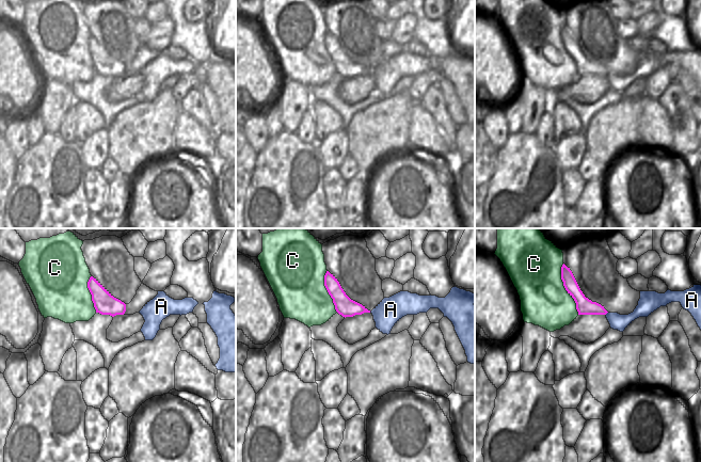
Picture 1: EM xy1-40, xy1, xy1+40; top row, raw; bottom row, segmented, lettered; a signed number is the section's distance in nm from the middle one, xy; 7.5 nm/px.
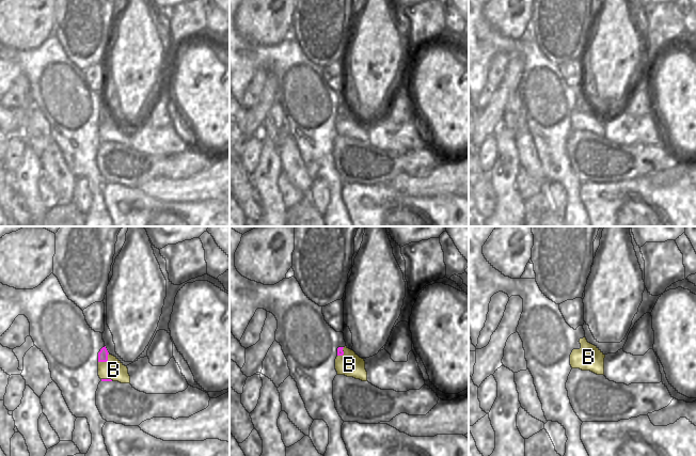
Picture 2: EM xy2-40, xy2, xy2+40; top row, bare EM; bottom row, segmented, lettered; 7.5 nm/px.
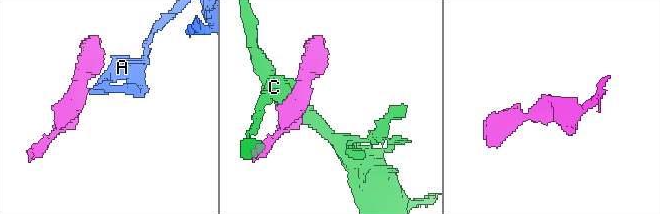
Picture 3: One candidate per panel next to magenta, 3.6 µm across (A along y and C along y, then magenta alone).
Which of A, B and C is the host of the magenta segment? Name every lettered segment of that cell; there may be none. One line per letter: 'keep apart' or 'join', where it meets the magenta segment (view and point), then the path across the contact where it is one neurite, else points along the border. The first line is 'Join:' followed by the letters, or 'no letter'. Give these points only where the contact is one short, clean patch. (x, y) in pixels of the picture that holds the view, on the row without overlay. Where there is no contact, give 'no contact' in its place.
Join: B
A: keep apart; contact xy1+40 (606, 74); border xy1+40 (607, 73), (605, 75)
B: join; contact xy2-40 (106, 122); way xy2-40 (103, 115), (106, 122), (113, 130)
C: keep apart; contact xy1+40 (566, 50)

